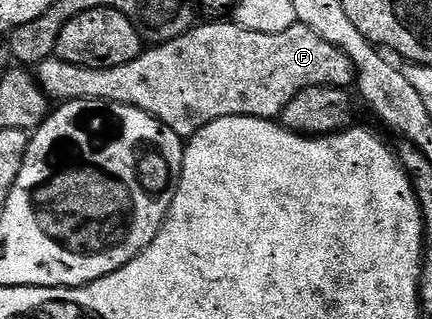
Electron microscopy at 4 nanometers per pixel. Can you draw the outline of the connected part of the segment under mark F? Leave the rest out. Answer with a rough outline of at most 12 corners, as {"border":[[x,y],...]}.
{"border":[[208,21],[110,69],[35,64],[49,100],[150,113],[181,137],[279,120],[356,66],[314,29]]}

